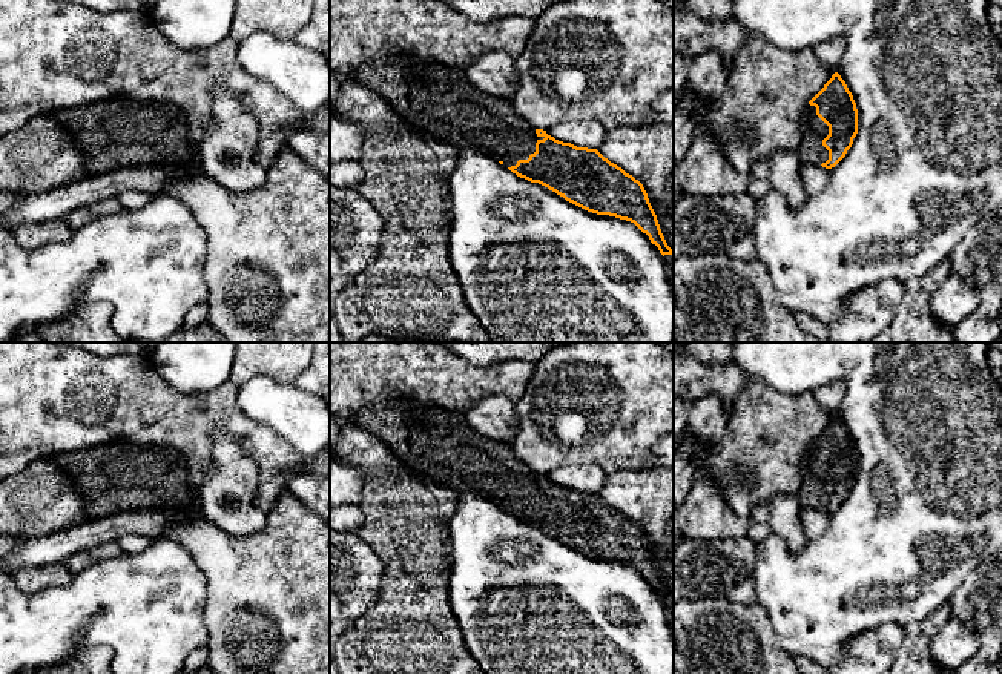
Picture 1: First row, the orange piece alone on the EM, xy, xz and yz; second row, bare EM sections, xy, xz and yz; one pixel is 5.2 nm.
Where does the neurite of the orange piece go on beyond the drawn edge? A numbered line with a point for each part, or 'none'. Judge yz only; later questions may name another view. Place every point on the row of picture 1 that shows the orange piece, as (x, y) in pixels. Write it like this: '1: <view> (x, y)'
1: yz (810, 151)

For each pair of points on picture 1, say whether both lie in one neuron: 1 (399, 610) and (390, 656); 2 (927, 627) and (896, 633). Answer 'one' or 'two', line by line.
1: one
2: two

